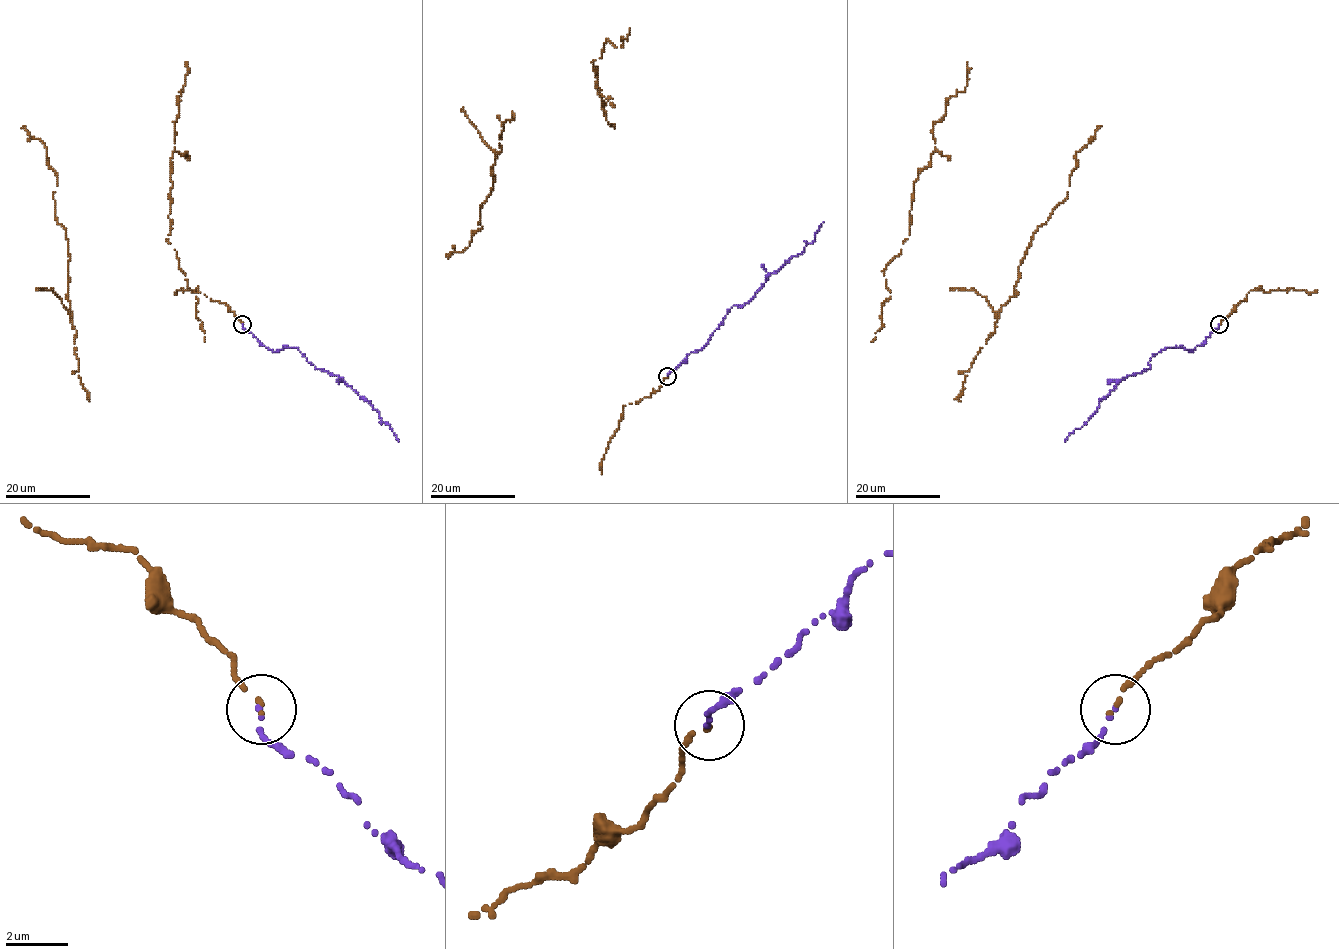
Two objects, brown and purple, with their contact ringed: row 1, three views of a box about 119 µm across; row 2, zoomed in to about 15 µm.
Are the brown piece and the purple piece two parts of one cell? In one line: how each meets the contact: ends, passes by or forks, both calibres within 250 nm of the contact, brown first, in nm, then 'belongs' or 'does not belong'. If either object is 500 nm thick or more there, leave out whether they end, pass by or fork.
brown ends | purple ends | 140/110 nm | belongs

